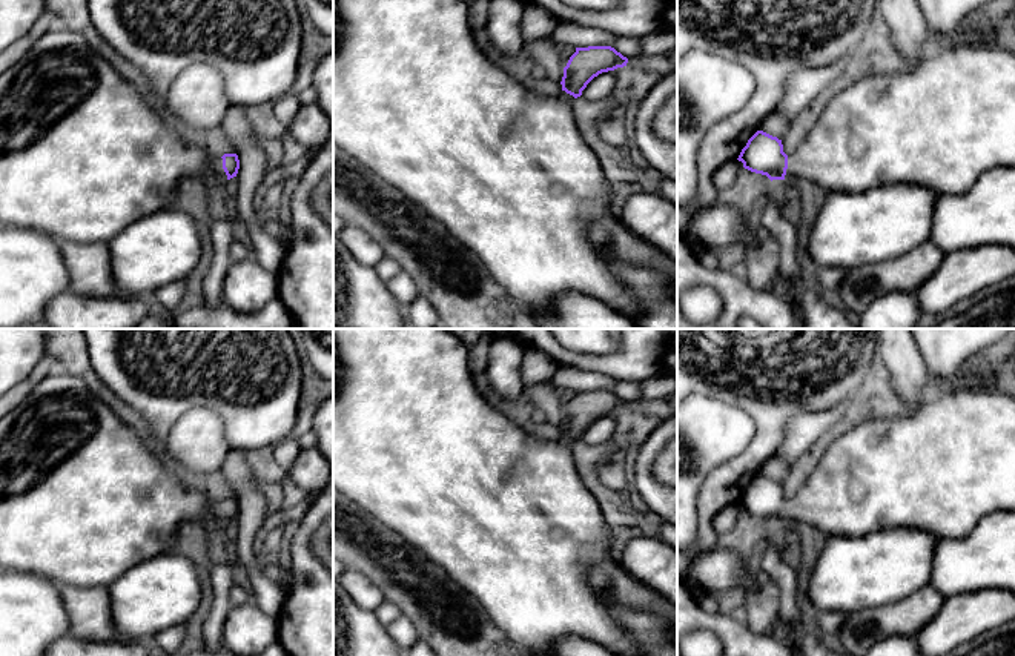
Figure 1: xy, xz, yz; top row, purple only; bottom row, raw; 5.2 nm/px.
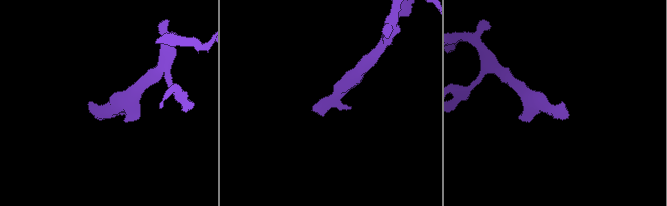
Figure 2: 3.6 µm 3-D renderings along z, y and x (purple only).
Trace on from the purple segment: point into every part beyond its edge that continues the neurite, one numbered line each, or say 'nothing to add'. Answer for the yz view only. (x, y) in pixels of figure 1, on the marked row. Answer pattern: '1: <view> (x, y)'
1: yz (943, 123)

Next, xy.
1: xy (83, 154)

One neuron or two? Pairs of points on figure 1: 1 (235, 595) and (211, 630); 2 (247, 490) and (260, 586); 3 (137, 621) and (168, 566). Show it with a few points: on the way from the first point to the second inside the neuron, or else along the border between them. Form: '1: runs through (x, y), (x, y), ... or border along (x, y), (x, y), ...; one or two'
1: border along (234, 583), (229, 592), (231, 606); two
2: runs through (247, 513), (246, 556), (251, 563); one
3: runs through (142, 607), (168, 579); one

